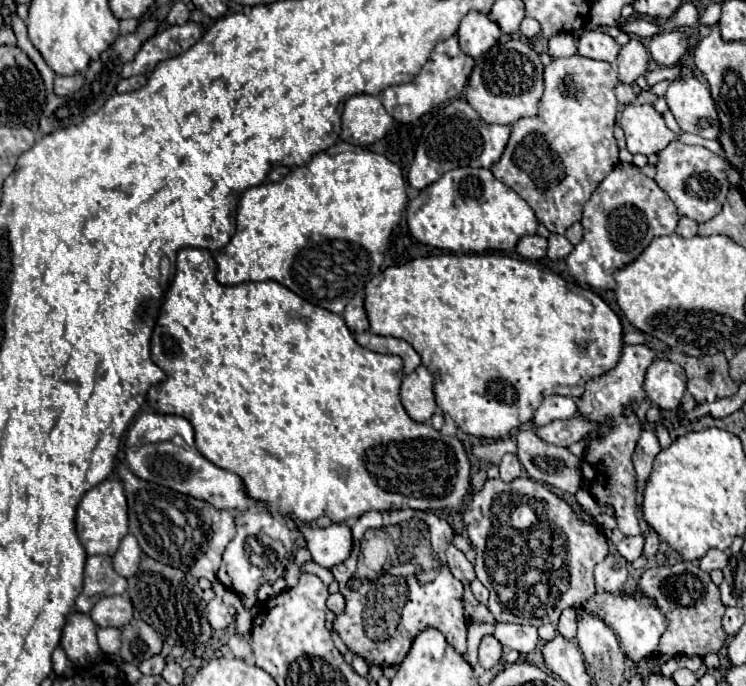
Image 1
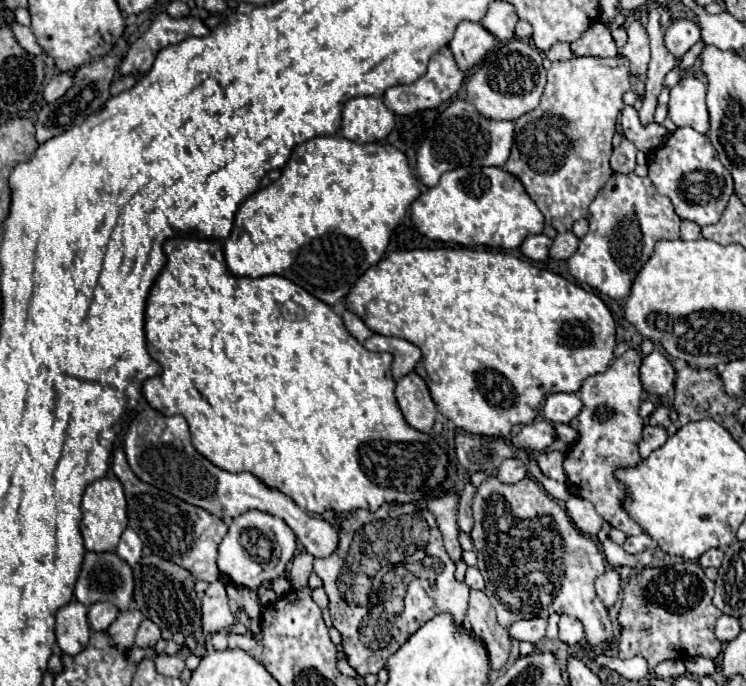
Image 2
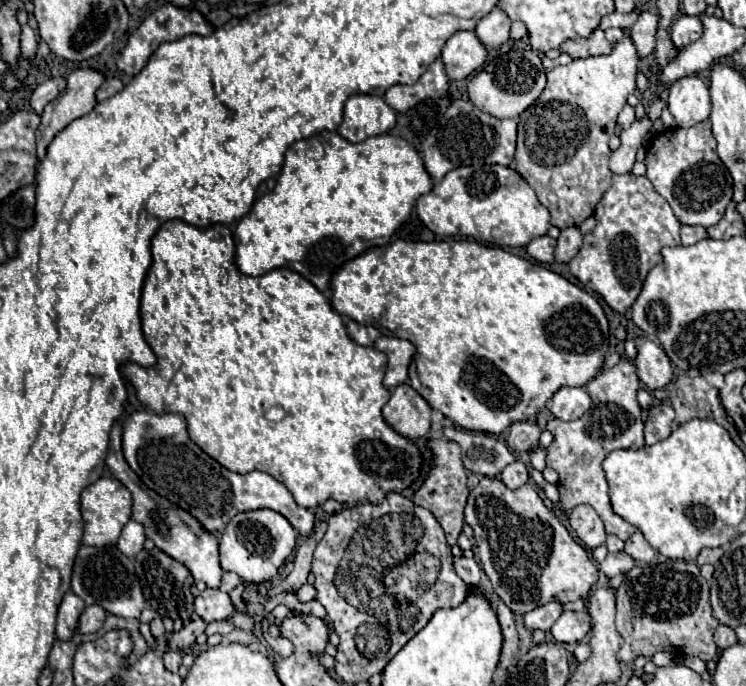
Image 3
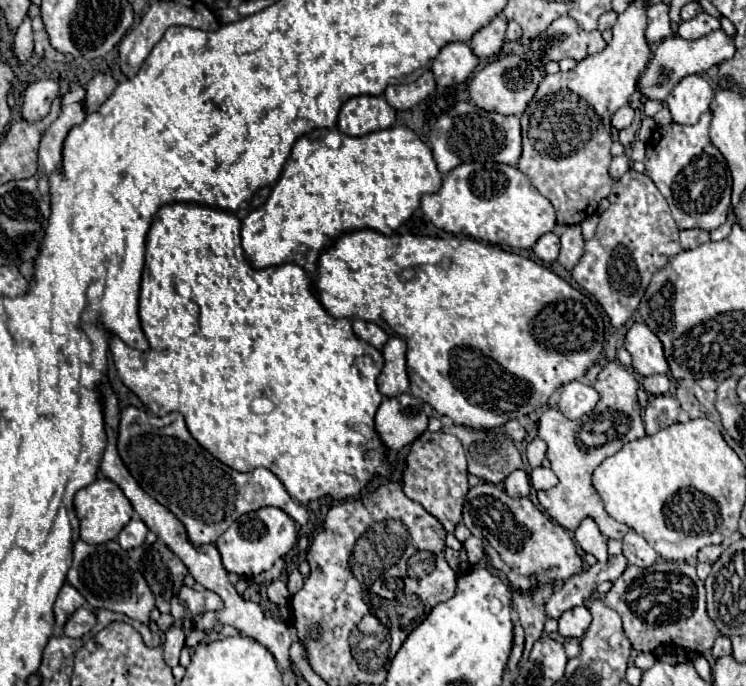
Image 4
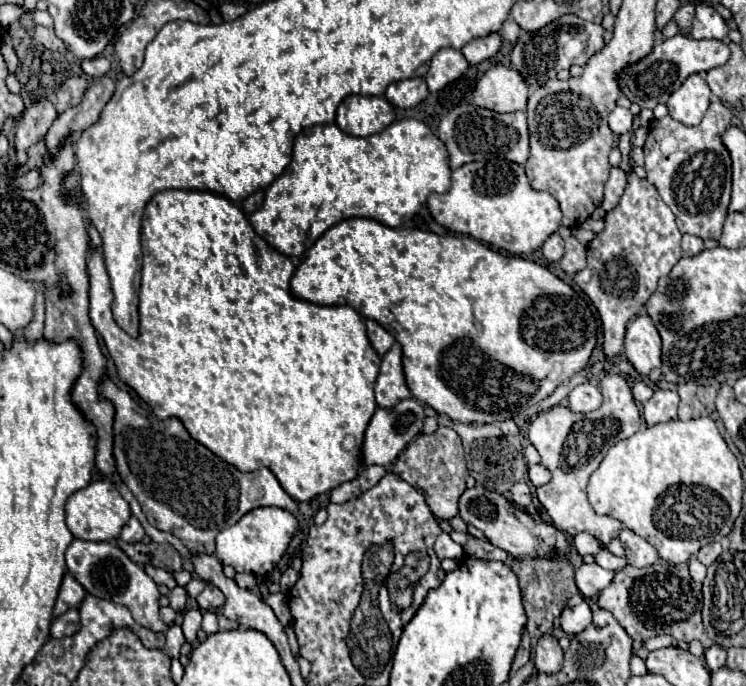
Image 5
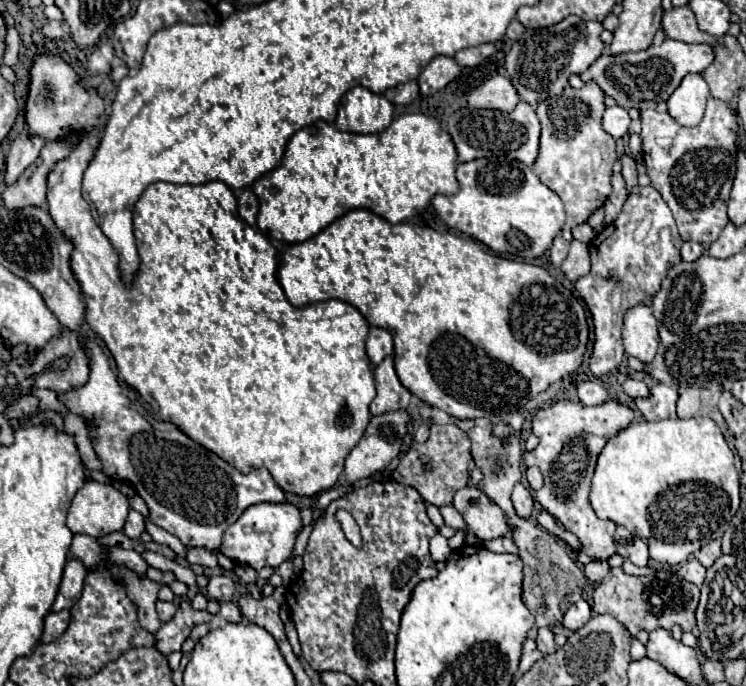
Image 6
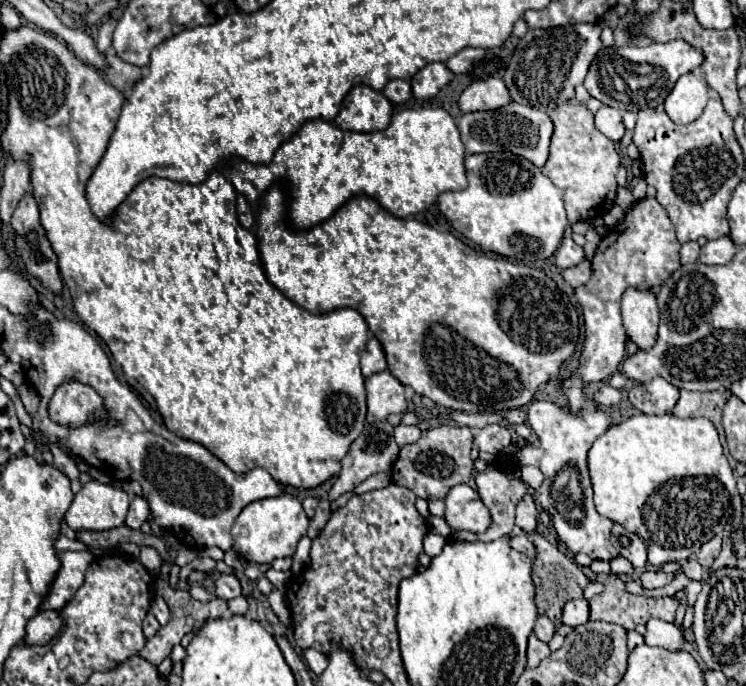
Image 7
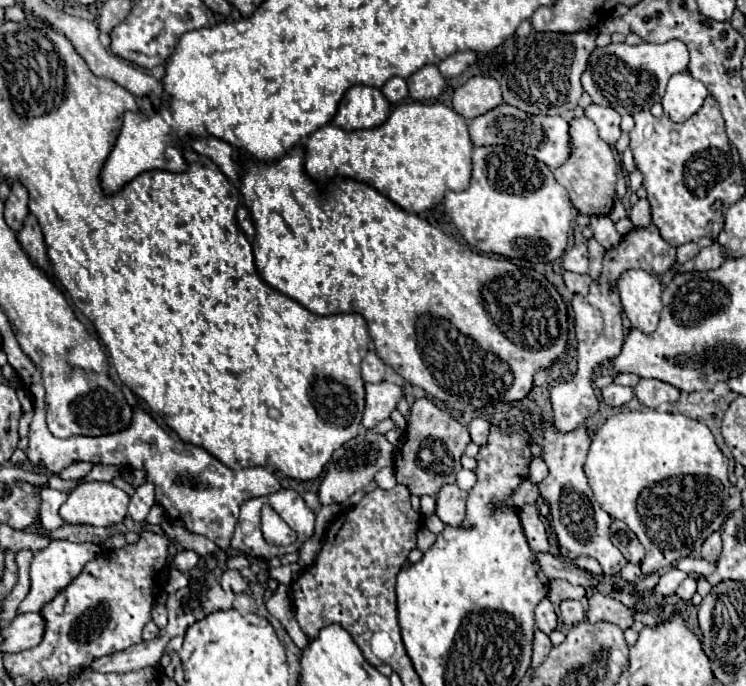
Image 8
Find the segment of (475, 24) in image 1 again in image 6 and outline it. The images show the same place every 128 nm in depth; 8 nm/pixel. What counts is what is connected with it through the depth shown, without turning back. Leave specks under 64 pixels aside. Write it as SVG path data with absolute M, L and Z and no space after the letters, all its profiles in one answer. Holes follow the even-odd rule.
M436 56L426 68L424 72L418 76L418 84L420 84L420 92L424 96L436 94L438 90L442 90L448 82L452 82L454 78L458 78L458 74L462 72L462 66L450 58L450 56Z

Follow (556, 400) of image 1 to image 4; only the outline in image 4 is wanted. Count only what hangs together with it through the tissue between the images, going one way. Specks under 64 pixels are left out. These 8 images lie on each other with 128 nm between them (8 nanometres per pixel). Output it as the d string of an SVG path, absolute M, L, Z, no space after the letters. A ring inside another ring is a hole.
M574 380L574 382L568 382L562 386L558 410L566 418L576 420L576 418L592 412L596 402L598 402L598 392L592 386L586 386L586 384Z

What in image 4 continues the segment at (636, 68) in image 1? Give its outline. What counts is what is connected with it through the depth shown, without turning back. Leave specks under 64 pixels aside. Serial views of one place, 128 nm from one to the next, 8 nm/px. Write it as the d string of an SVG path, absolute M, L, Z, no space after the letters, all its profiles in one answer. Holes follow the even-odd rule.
M654 4L646 12L648 16L648 26L646 26L646 40L648 44L658 44L664 38L672 36L672 24L668 18L668 6L666 4Z

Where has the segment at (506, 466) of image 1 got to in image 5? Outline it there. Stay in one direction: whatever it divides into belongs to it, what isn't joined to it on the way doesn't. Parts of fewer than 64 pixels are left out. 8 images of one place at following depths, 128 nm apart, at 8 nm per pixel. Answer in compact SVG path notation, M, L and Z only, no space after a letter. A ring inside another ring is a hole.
M516 482L510 490L510 498L516 506L520 508L528 508L532 504L532 494L530 494L530 486L526 482Z

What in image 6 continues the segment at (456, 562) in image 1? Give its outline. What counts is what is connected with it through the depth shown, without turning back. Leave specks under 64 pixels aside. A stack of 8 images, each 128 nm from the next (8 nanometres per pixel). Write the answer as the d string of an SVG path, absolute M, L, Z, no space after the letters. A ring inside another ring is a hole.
M432 424L430 438L422 444L412 442L408 452L400 458L392 478L400 484L408 484L420 492L424 502L434 506L450 506L456 490L468 484L468 462L470 462L470 440L464 430L456 424Z

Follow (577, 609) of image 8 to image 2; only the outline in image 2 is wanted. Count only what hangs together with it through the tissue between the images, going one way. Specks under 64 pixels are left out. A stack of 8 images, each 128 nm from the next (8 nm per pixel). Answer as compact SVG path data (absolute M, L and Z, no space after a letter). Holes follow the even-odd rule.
M562 614L558 628L560 628L560 640L562 642L566 642L566 644L578 644L580 642L580 622L572 620L572 616Z

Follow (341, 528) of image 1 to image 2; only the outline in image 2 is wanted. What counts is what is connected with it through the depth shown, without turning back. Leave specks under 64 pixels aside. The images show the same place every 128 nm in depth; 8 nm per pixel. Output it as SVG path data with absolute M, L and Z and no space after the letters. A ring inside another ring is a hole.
M144 408L130 422L124 438L124 452L132 472L140 480L156 488L164 488L166 492L172 492L174 496L180 496L182 500L188 500L190 504L196 504L214 516L220 516L222 520L232 520L246 510L262 510L282 518L302 542L306 552L310 552L314 558L328 558L338 548L338 528L334 528L330 522L302 512L292 498L264 486L250 472L230 474L196 452L190 442L190 432L184 416L164 416L152 408Z

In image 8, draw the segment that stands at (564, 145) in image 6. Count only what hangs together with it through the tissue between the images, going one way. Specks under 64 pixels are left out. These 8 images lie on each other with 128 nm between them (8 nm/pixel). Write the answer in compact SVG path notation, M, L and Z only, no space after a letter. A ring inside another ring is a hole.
M586 116L572 118L570 122L570 158L554 170L554 178L568 190L572 206L580 214L610 214L616 196L616 178L618 178L618 164L614 158L612 148L598 136L596 126Z

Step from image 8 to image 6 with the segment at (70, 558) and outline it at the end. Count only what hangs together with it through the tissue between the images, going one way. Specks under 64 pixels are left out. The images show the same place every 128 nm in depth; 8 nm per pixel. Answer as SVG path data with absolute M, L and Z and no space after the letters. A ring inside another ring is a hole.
M68 560L66 568L64 568L64 576L62 576L62 584L60 584L56 602L52 606L54 612L60 612L64 608L72 608L76 604L76 600L82 594L84 576L86 576L86 570L80 564L80 560Z

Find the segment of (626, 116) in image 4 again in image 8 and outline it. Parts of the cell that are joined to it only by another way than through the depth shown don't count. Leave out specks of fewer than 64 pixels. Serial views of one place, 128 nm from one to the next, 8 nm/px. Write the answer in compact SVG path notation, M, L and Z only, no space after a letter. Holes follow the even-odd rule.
M590 104L584 114L598 126L598 134L604 142L608 142L610 146L616 144L616 140L620 138L622 130L620 130L620 114L614 108L604 108L598 104Z

